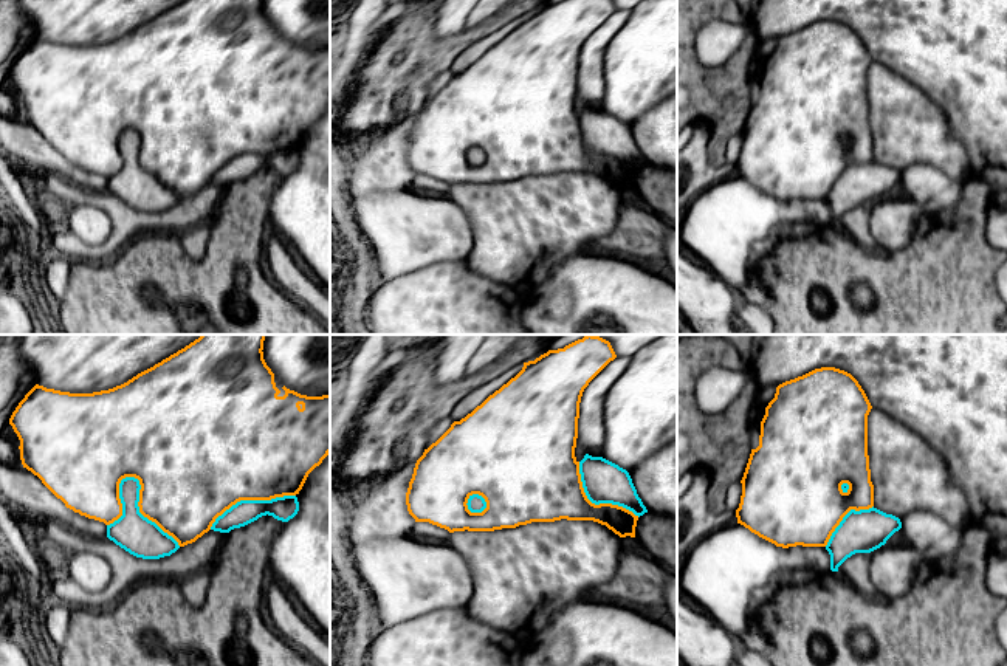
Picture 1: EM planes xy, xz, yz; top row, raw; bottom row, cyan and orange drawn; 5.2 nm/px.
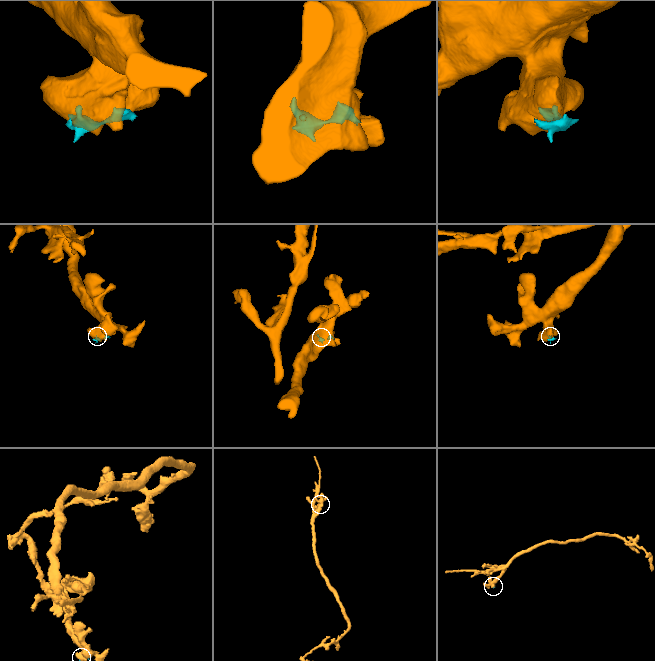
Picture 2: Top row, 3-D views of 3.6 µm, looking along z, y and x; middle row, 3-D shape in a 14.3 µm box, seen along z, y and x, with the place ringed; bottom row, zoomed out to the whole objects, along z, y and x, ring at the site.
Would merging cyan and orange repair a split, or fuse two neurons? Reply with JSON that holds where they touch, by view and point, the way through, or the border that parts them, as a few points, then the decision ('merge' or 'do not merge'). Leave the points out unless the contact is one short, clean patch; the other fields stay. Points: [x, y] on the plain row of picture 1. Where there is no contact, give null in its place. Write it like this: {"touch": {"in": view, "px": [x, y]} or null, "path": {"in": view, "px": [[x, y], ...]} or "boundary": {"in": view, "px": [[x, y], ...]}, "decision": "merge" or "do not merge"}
{"touch": {"in": "xy", "px": [138, 161]}, "decision": "do not merge"}

